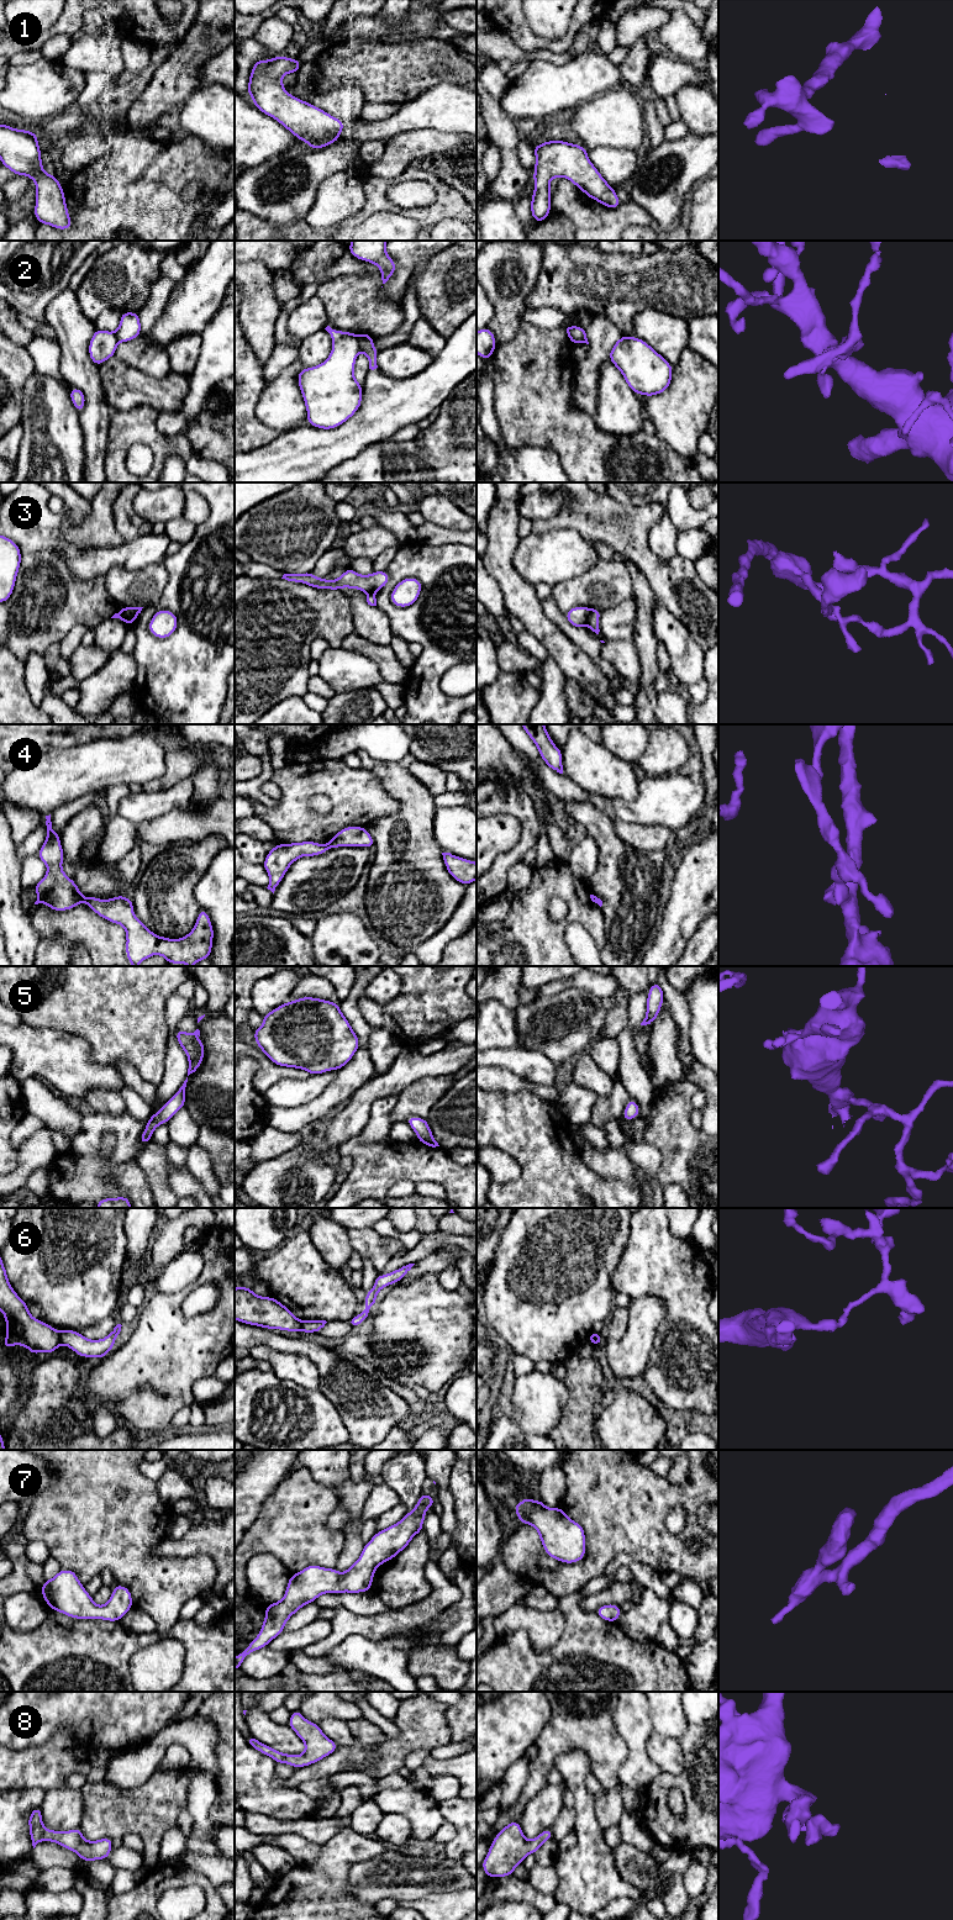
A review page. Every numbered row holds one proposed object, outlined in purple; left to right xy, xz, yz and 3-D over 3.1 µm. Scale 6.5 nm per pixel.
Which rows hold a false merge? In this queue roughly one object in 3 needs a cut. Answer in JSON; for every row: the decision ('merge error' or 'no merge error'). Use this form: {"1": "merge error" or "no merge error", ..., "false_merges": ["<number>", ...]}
{"1": "no merge error", "2": "merge error", "3": "merge error", "4": "merge error", "5": "no merge error", "6": "merge error", "7": "no merge error", "8": "no merge error", "false_merges": ["2", "3", "4", "6"]}

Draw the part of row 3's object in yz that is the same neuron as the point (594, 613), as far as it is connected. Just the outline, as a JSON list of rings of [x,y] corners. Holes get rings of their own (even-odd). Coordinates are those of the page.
[[[590,608],[589,610],[589,618],[588,618],[588,626],[589,628],[599,634],[599,618],[600,618],[601,611],[597,608]]]

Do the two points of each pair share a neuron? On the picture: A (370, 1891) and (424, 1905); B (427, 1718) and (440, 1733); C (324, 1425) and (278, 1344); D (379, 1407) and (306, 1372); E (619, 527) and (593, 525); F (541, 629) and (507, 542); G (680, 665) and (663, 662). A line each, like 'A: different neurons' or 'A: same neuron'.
A: different neurons
B: same neuron
C: different neurons
D: different neurons
E: same neuron
F: same neuron
G: different neurons

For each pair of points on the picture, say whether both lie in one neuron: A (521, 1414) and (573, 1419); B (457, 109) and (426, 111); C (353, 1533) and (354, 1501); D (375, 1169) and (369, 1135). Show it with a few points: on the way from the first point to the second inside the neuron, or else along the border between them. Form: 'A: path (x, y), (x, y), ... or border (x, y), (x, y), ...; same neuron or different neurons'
A: border (567, 1390), (568, 1401), (562, 1415), (547, 1434); different neurons
B: path (449, 109), (433, 109); same neuron
C: path (353, 1525), (354, 1508); same neuron
D: border (359, 1134), (364, 1143), (374, 1143), (388, 1135); different neurons

